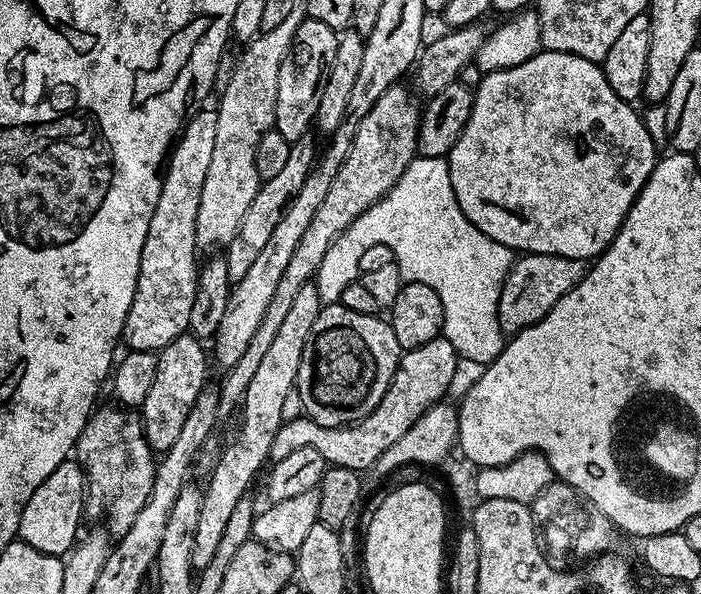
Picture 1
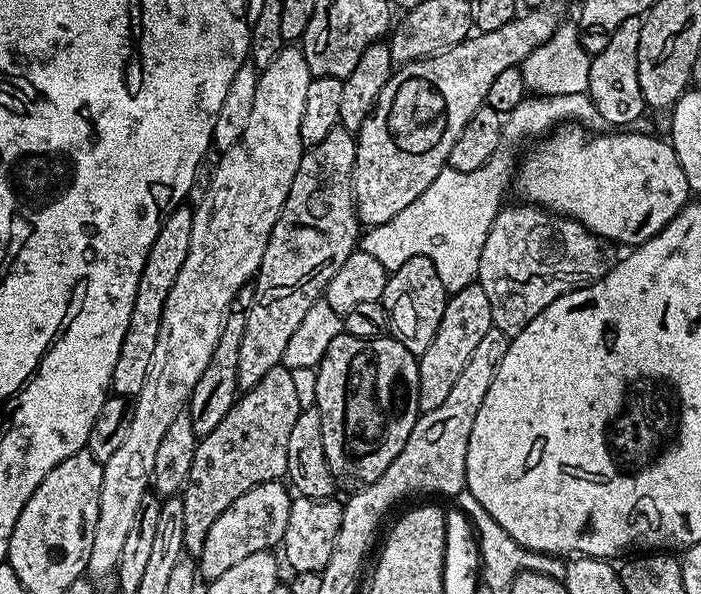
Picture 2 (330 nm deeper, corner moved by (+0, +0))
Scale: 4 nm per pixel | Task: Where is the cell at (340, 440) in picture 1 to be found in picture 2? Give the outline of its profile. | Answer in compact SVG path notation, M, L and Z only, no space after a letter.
M479 282L466 286L462 290L451 293L448 305L442 314L442 322L438 326L438 334L434 334L434 342L418 357L420 362L420 411L438 410L442 402L454 390L462 370L470 362L474 350L478 350L478 342L493 331L490 314L490 298L486 298L486 290L482 290Z

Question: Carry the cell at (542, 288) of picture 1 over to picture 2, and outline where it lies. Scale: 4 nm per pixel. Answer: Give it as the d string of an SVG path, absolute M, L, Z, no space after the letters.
M540 206L527 207L501 207L486 234L482 258L478 262L478 282L482 290L486 290L486 298L490 298L492 327L505 334L519 334L544 309L551 308L555 300L568 292L583 290L589 284L597 283L608 274L610 267L609 245L593 232L589 232L583 224L570 216L553 214Z

